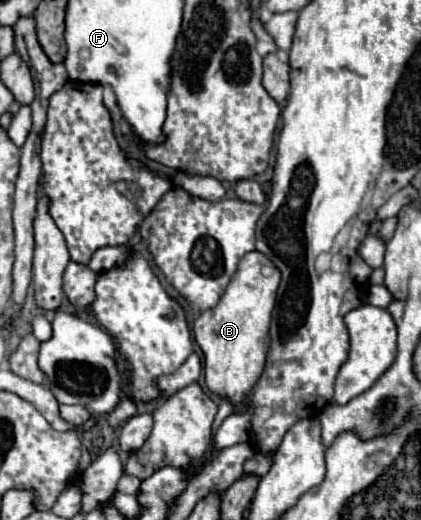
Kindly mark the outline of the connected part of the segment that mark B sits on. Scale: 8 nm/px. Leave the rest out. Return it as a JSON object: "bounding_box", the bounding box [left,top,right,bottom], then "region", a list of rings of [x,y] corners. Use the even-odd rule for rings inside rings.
{"bounding_box":[193,250,281,410],"region":[[[257,250],[245,254],[239,262],[237,274],[235,278],[229,282],[225,294],[221,296],[219,304],[213,310],[203,312],[193,326],[193,334],[197,344],[203,350],[205,356],[205,382],[207,388],[213,394],[219,396],[227,396],[233,404],[235,410],[243,408],[243,400],[245,396],[251,392],[251,388],[255,386],[257,378],[261,376],[263,368],[265,368],[265,350],[269,350],[269,322],[275,310],[275,302],[277,302],[277,286],[281,284],[281,270],[277,270],[277,266],[273,266],[273,262],[269,262],[269,258],[265,254],[257,254]]]}

